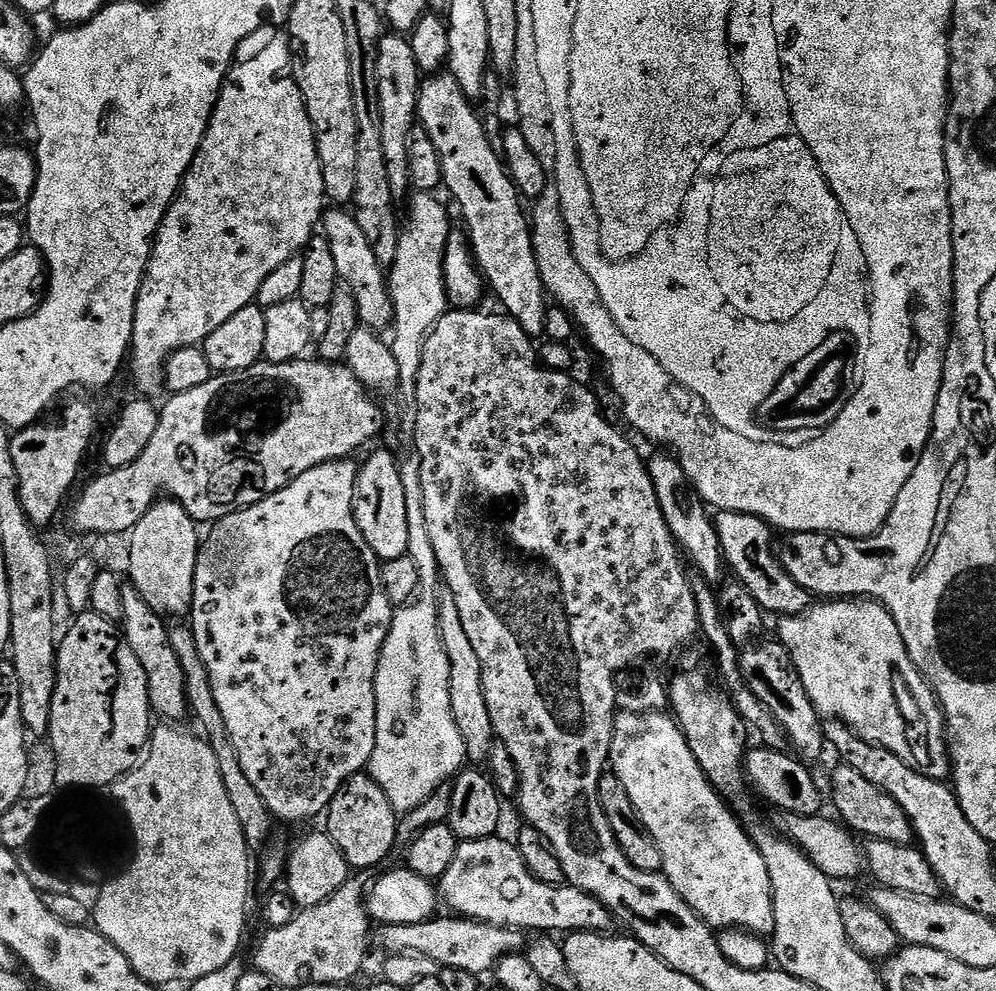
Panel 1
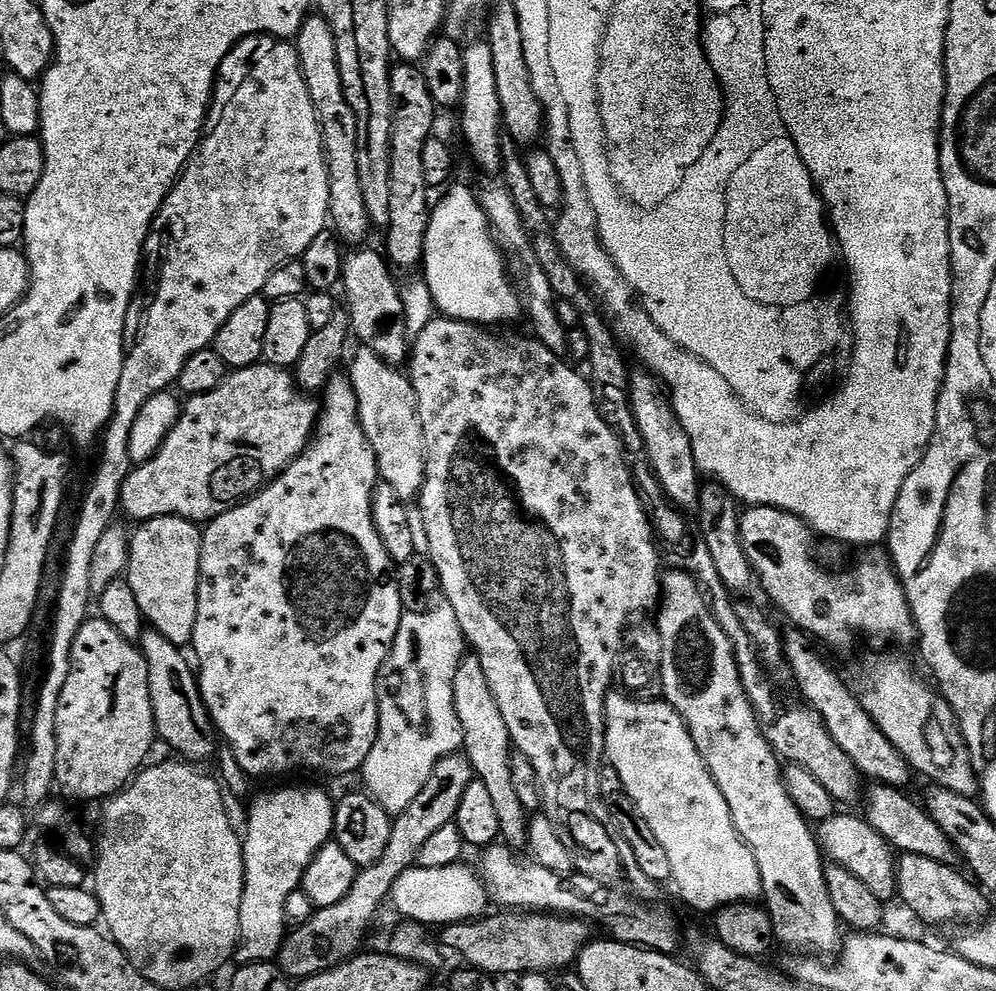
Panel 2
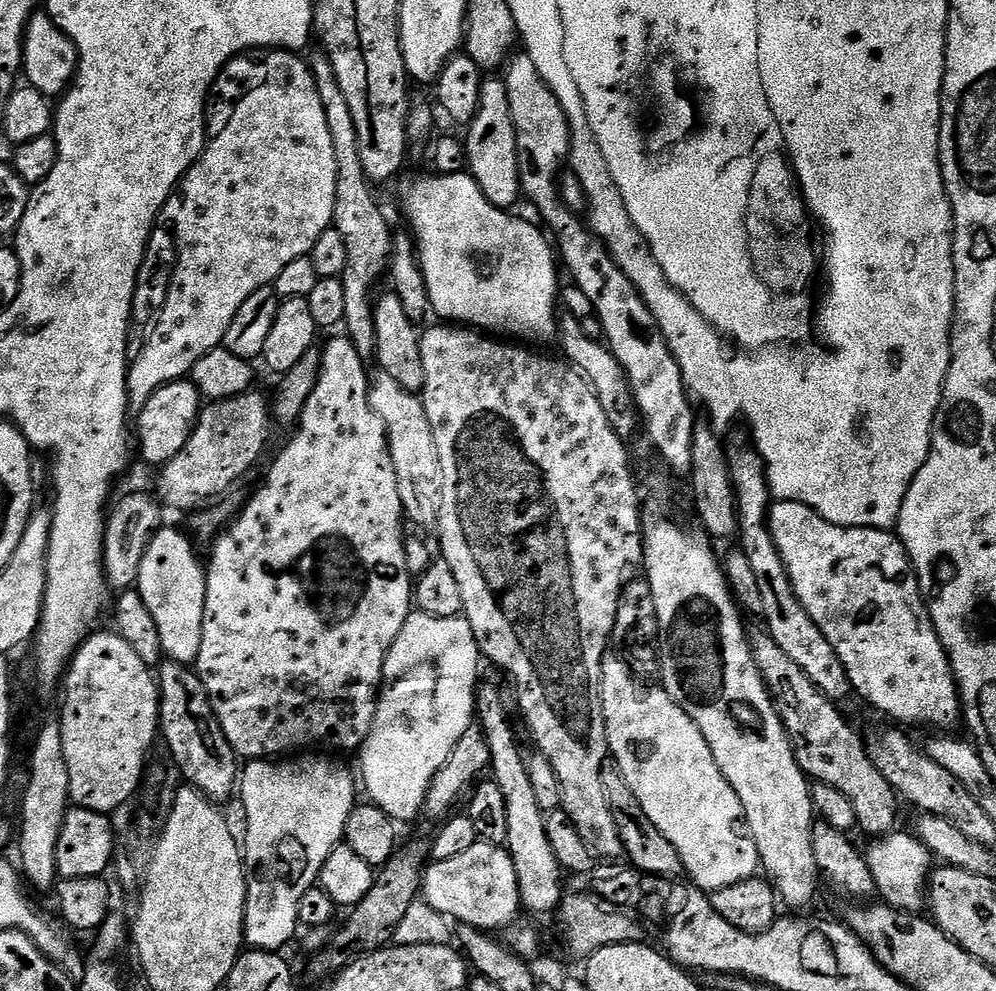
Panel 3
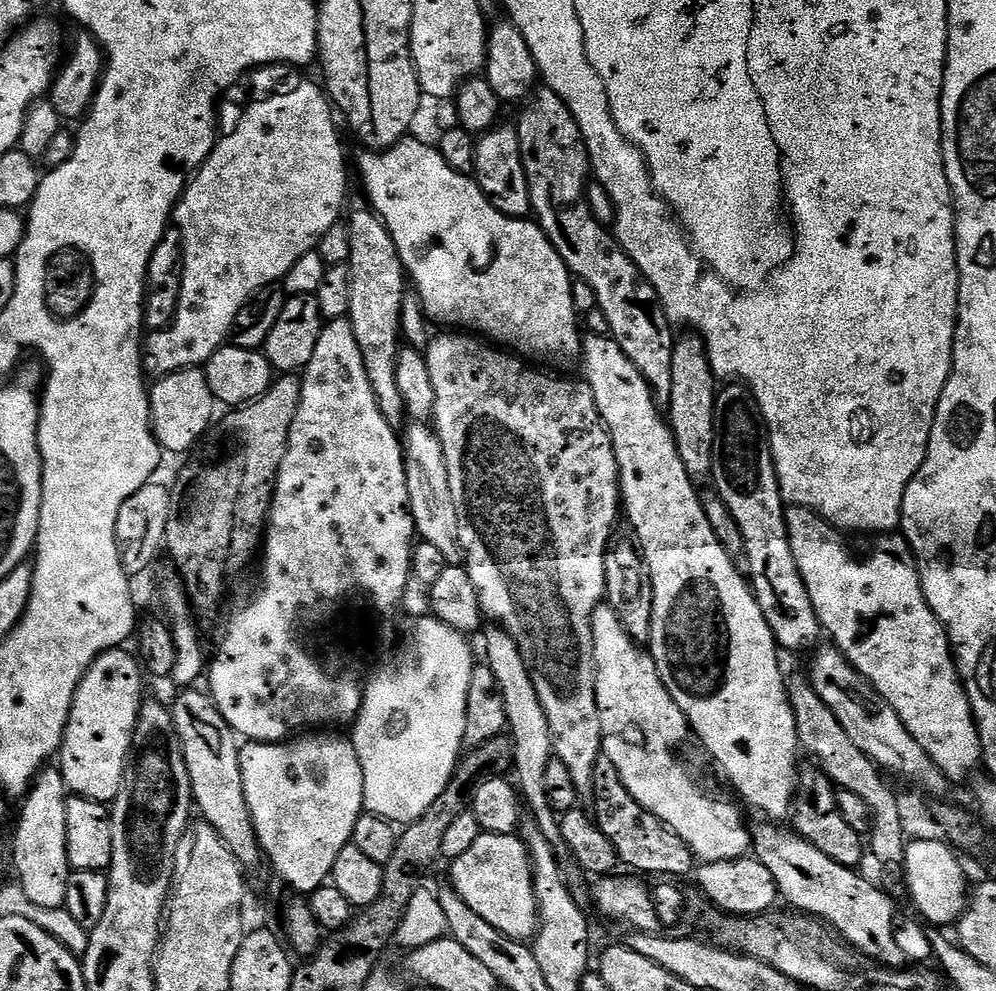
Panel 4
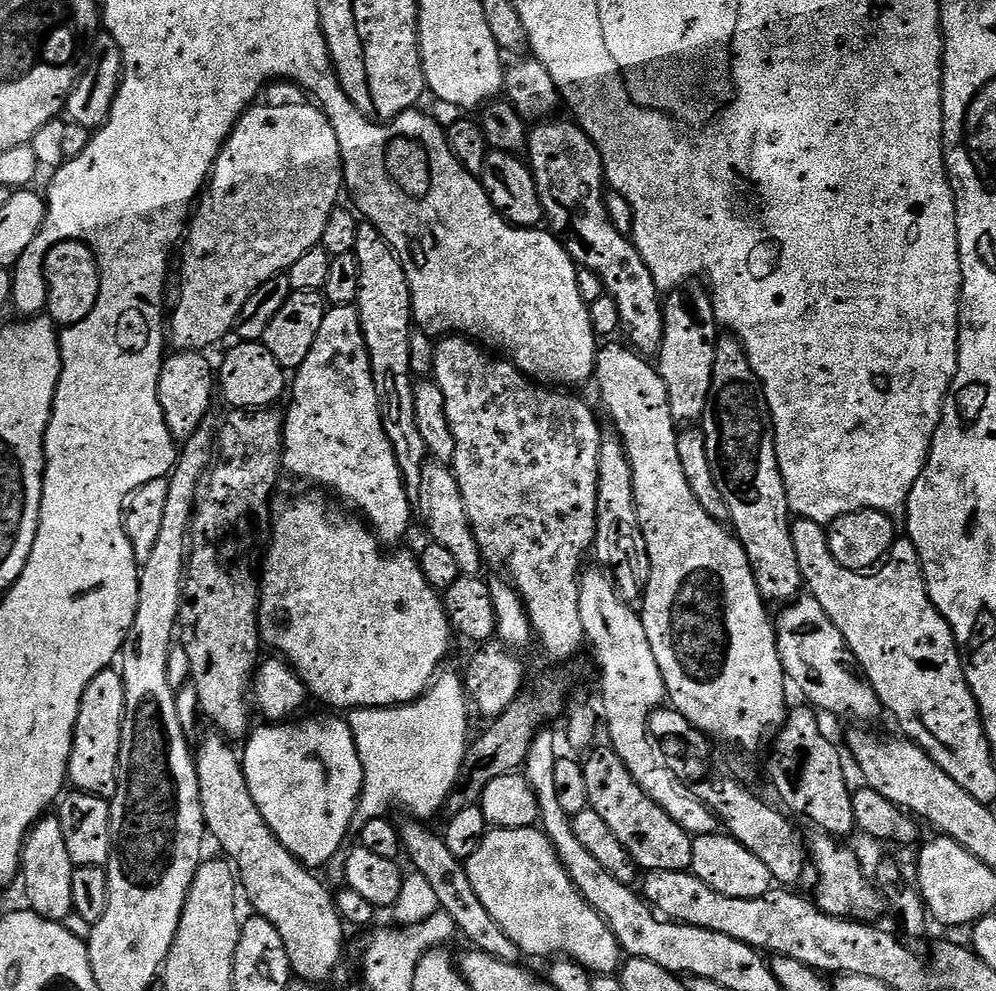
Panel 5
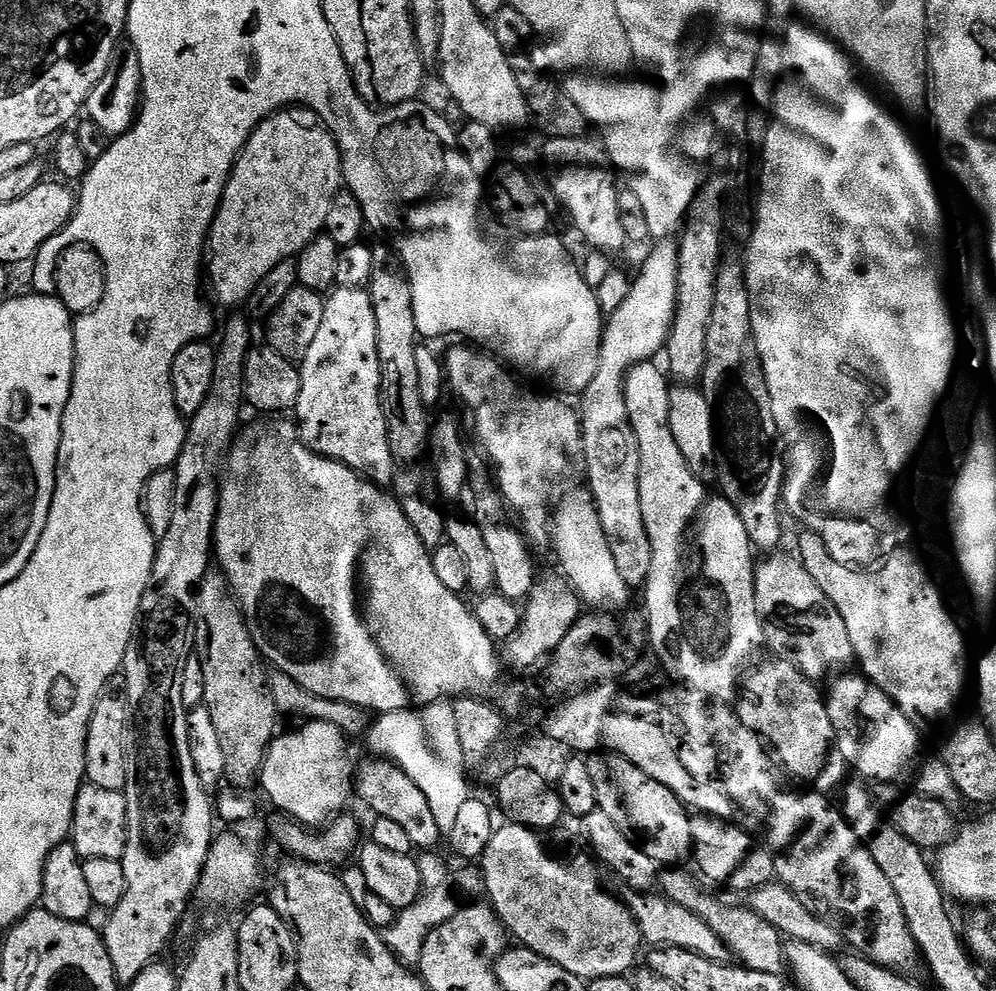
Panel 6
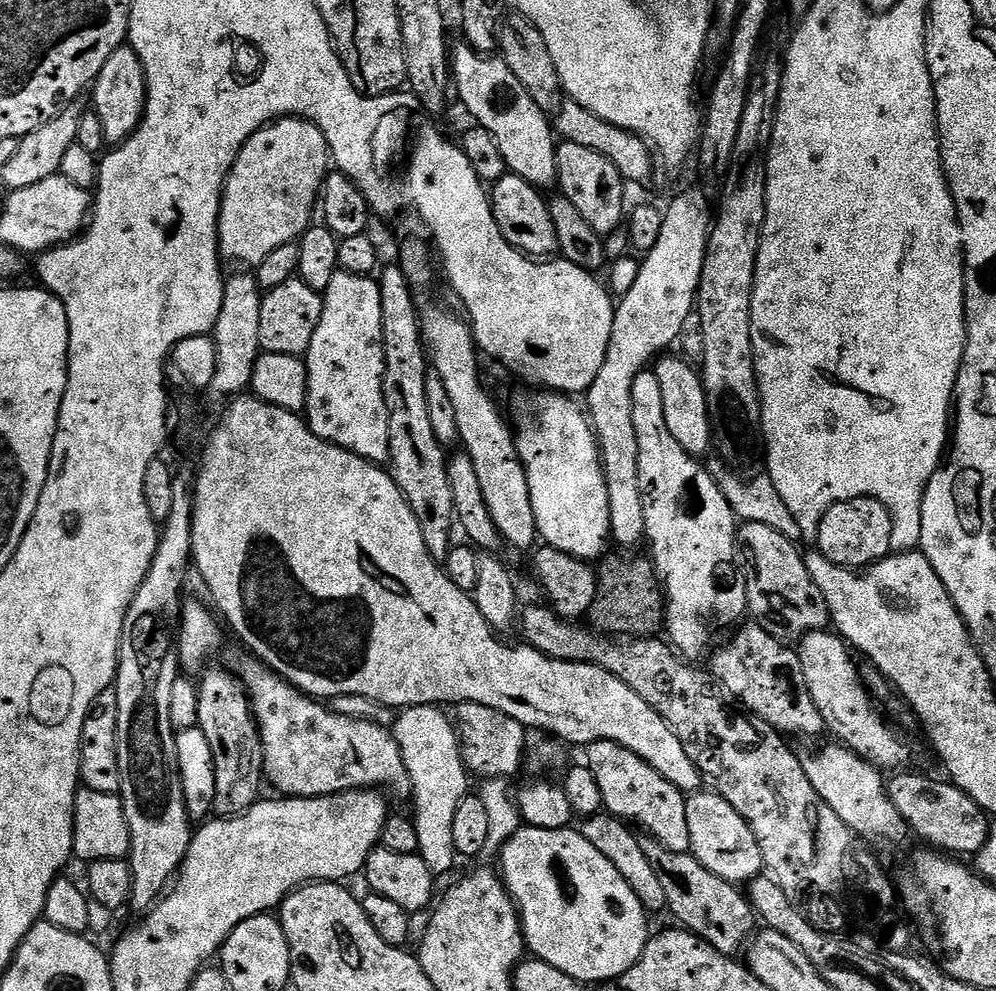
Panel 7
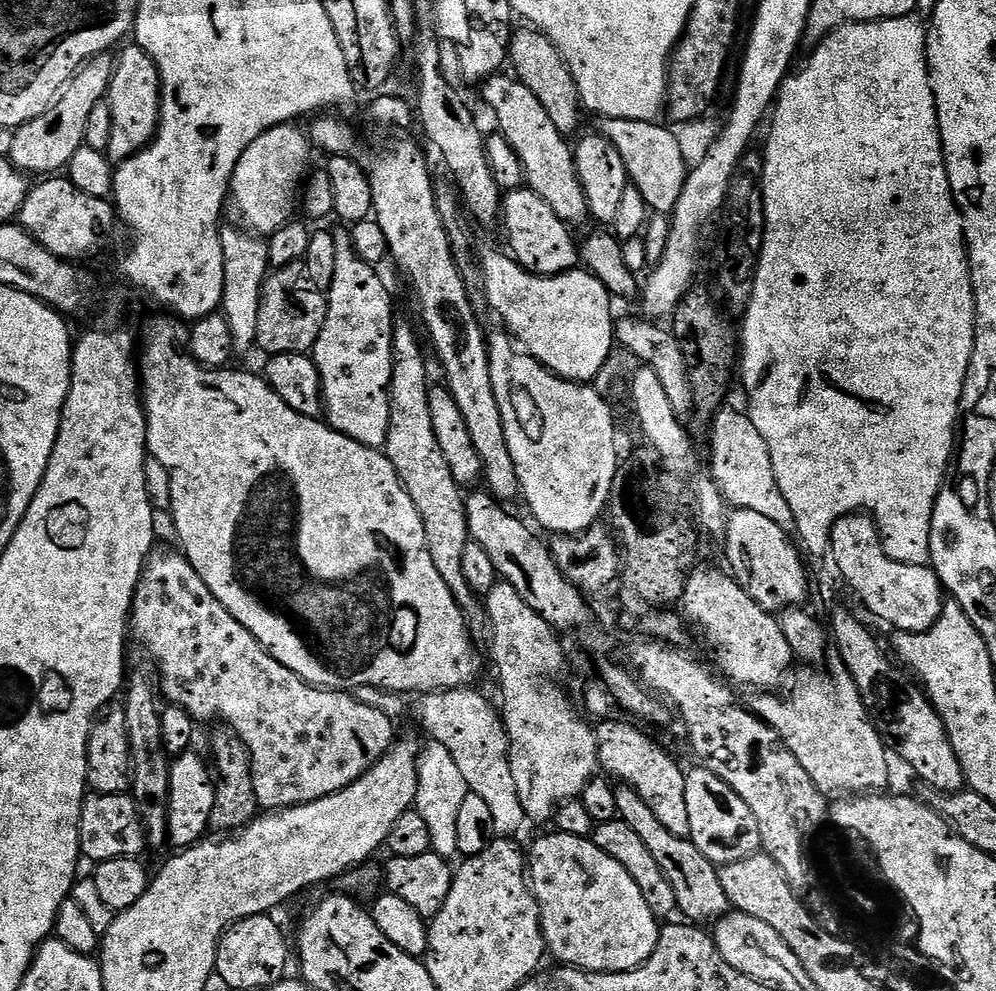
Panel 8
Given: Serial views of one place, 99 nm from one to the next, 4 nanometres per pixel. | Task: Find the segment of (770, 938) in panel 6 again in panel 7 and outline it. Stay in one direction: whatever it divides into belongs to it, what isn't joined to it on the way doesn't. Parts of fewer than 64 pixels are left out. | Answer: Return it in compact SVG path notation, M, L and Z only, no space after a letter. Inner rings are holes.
M647 834L640 836L640 845L642 850L646 850L650 866L654 866L666 889L667 911L676 915L675 923L710 942L710 946L722 954L739 957L758 928L758 917L752 911L752 902L747 895L737 885L718 878L718 874L710 874L710 870L706 870L706 866L702 866L691 852L666 850L666 846Z

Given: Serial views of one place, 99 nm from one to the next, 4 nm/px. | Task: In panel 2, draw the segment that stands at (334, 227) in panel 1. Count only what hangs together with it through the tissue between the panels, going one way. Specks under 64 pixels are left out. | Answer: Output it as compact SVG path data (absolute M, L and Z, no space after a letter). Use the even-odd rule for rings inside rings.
M360 246L349 251L344 258L344 275L342 277L342 289L344 288L344 300L348 303L346 315L353 337L360 339L363 347L374 350L378 358L382 358L387 364L400 366L410 356L410 333L406 326L406 314L404 303L400 297L401 285L396 284L393 269L387 259L379 251Z

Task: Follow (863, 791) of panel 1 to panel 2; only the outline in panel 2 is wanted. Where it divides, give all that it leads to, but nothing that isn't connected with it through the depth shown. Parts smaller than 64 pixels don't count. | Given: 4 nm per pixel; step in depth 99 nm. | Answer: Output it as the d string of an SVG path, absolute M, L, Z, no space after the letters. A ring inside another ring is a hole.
M873 783L872 788L867 789L868 805L862 809L870 826L886 838L888 844L900 854L918 854L922 858L934 858L943 864L955 865L958 860L958 853L951 838L943 832L934 822L932 815L923 807L920 808L907 795L907 791L899 788L892 788L888 784Z

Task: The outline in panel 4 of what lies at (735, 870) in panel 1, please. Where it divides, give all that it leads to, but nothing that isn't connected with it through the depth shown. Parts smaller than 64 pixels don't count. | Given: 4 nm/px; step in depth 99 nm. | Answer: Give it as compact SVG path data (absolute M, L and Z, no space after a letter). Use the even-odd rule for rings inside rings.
M601 606L594 610L592 633L596 659L596 701L604 739L602 752L610 758L610 762L614 762L614 770L618 770L626 790L630 790L634 800L657 816L670 831L678 834L697 861L713 864L747 857L750 852L750 828L747 823L744 825L743 814L730 801L719 800L706 789L699 788L684 769L683 762L676 757L676 747L690 736L690 725L682 710L678 710L674 698L670 698L651 655L645 649L643 652L640 649L643 647L630 638L613 608Z

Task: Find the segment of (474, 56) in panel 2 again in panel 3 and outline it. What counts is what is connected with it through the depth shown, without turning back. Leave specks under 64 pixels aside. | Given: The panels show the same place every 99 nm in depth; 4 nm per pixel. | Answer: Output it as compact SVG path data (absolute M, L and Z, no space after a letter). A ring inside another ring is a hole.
M488 78L481 83L480 101L472 119L467 125L468 136L463 137L467 171L478 182L484 197L495 208L511 209L512 203L521 199L520 175L518 174L518 150L516 131L510 118L510 98L506 94L503 79Z

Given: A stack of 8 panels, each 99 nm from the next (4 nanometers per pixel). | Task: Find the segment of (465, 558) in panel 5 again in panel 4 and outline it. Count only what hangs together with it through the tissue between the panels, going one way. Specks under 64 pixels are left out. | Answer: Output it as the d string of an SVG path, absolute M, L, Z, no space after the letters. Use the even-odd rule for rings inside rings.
M412 422L403 429L402 443L410 506L419 539L436 547L449 565L459 565L462 553L458 542L458 514L450 494L450 474L446 474L446 454L442 454L442 442L427 423Z

